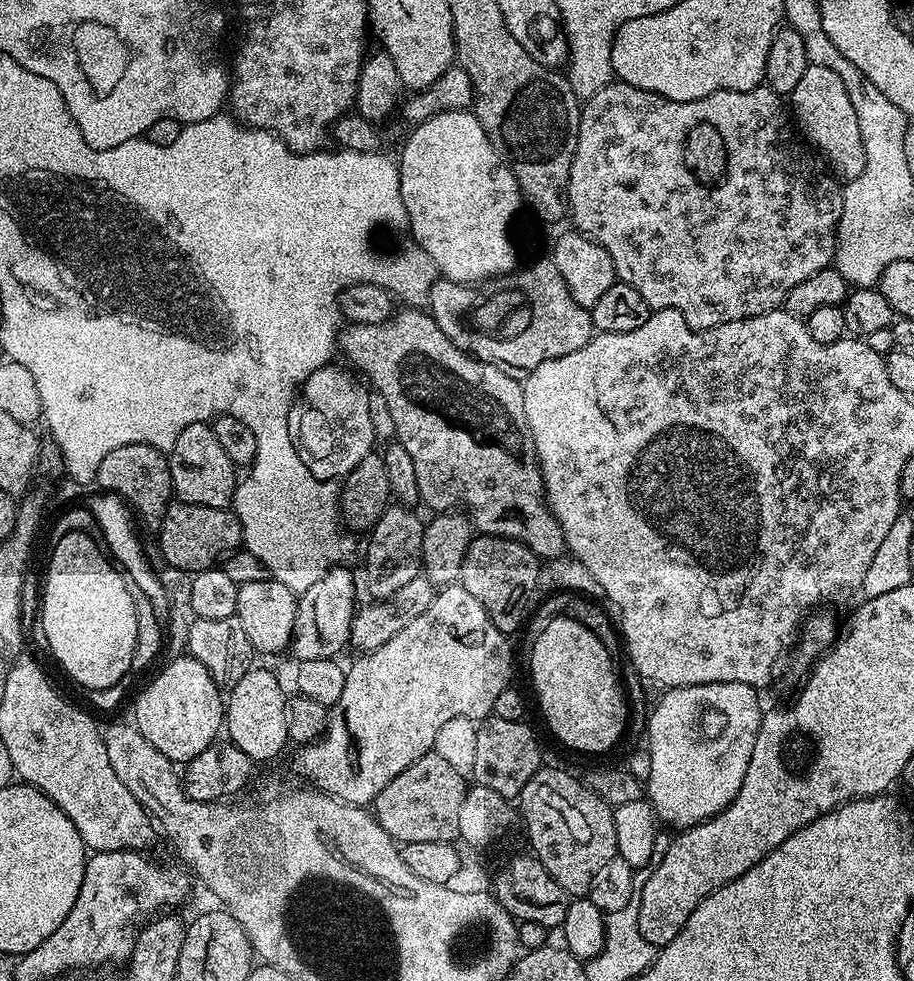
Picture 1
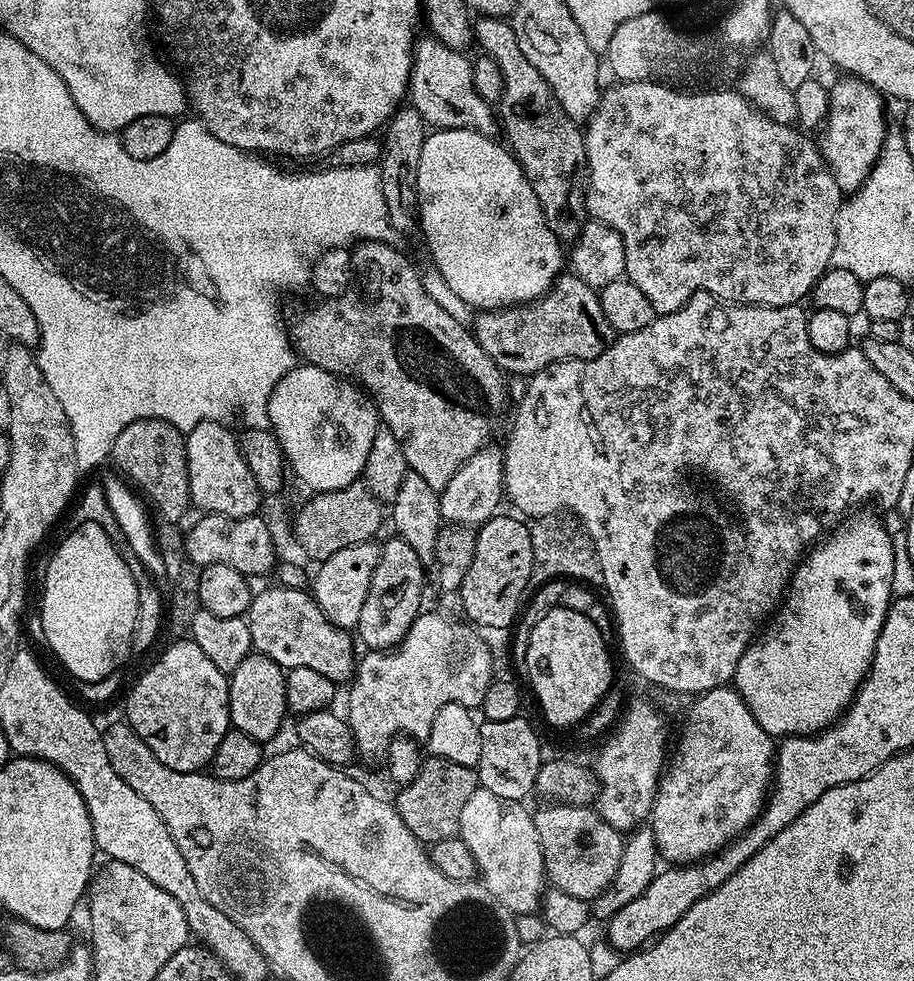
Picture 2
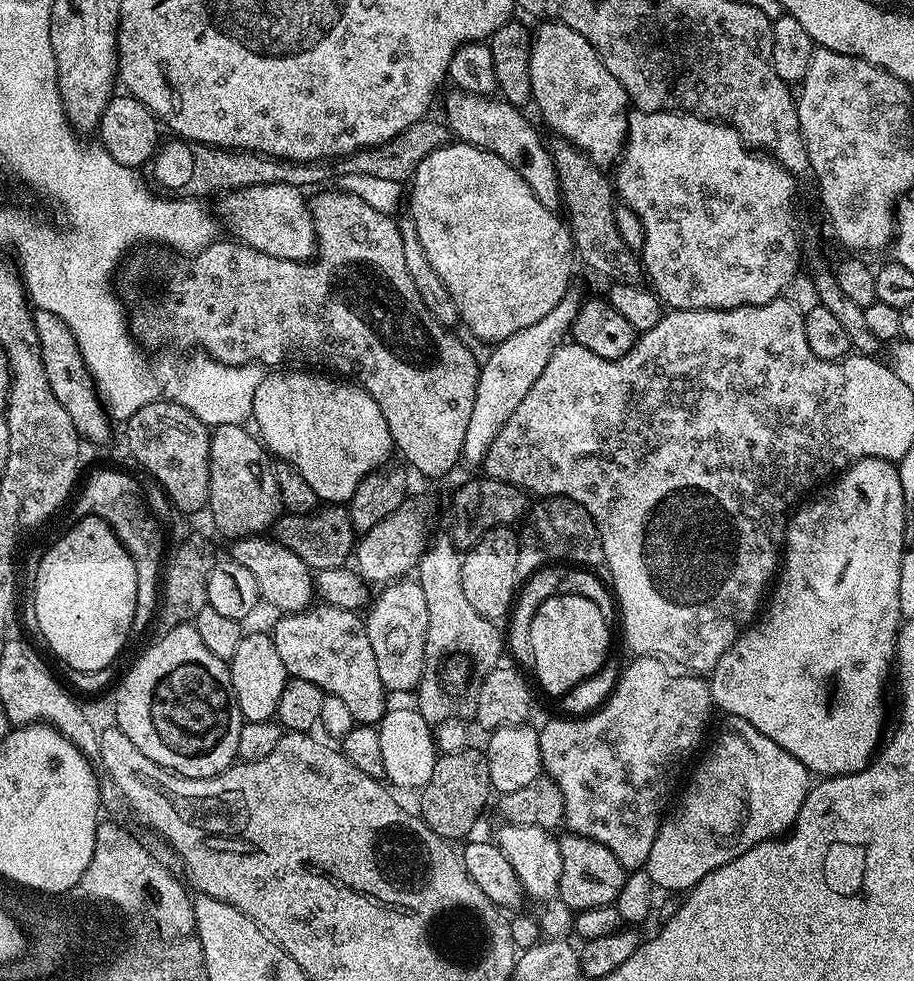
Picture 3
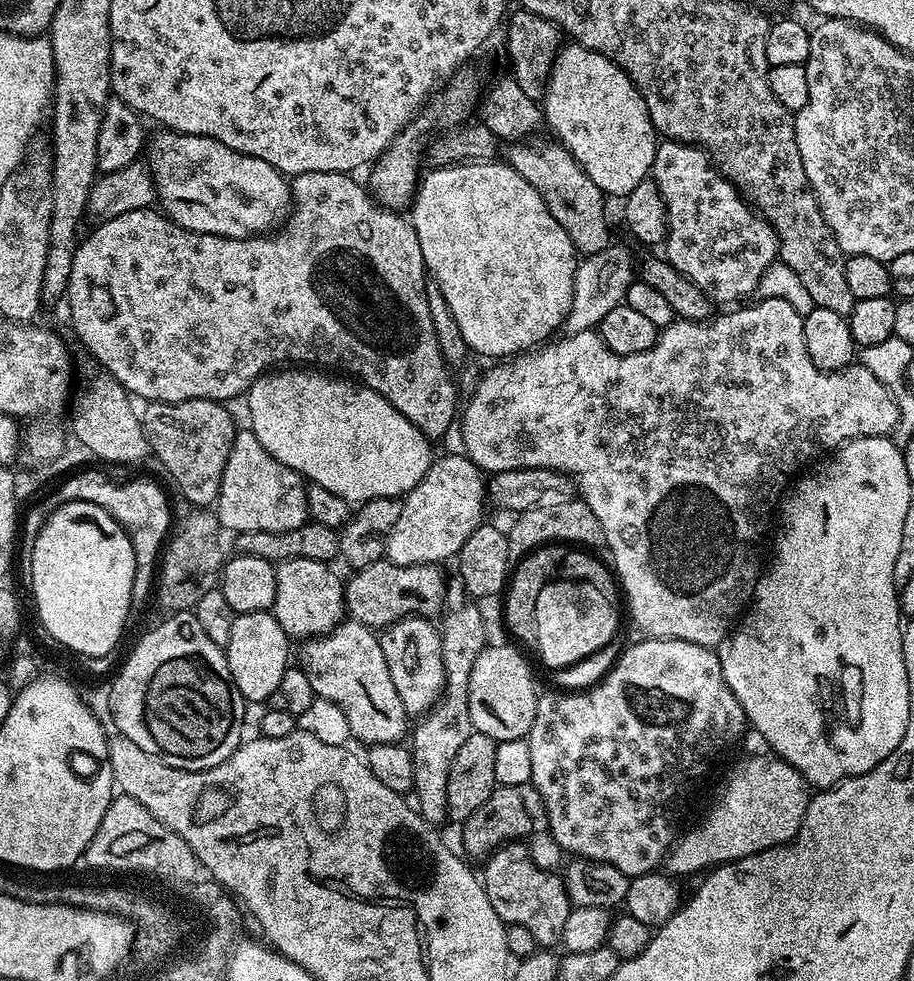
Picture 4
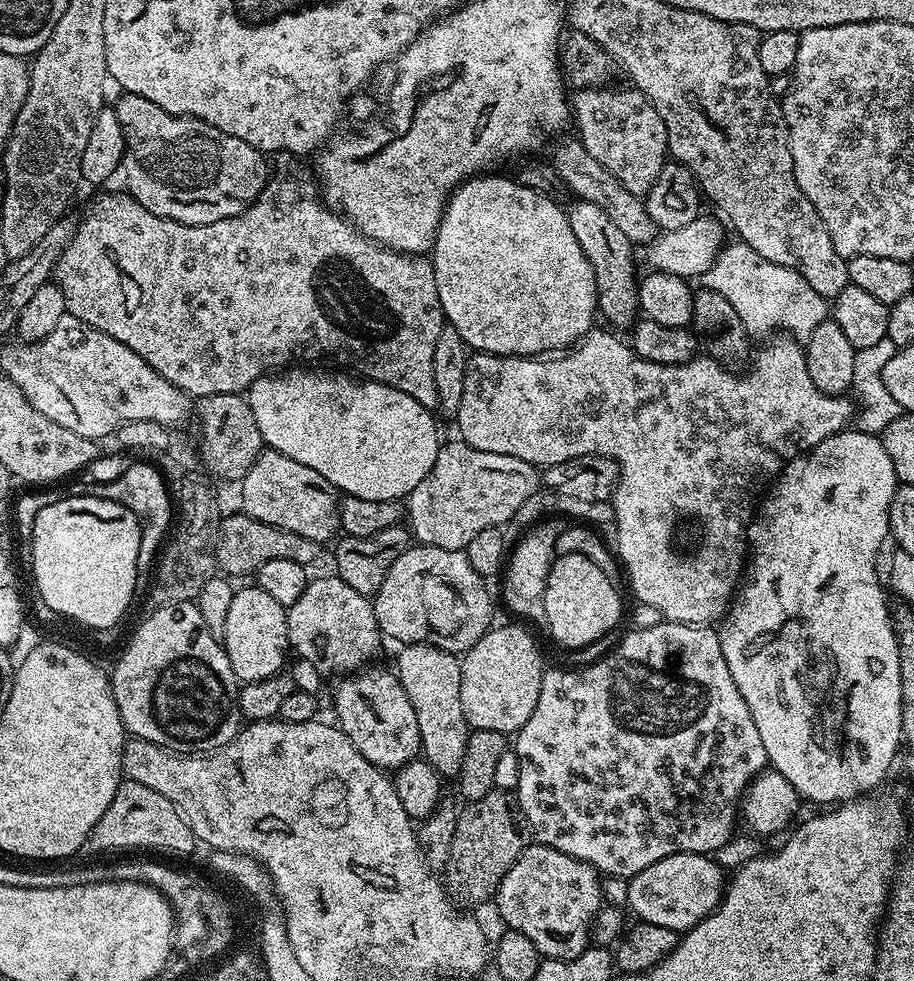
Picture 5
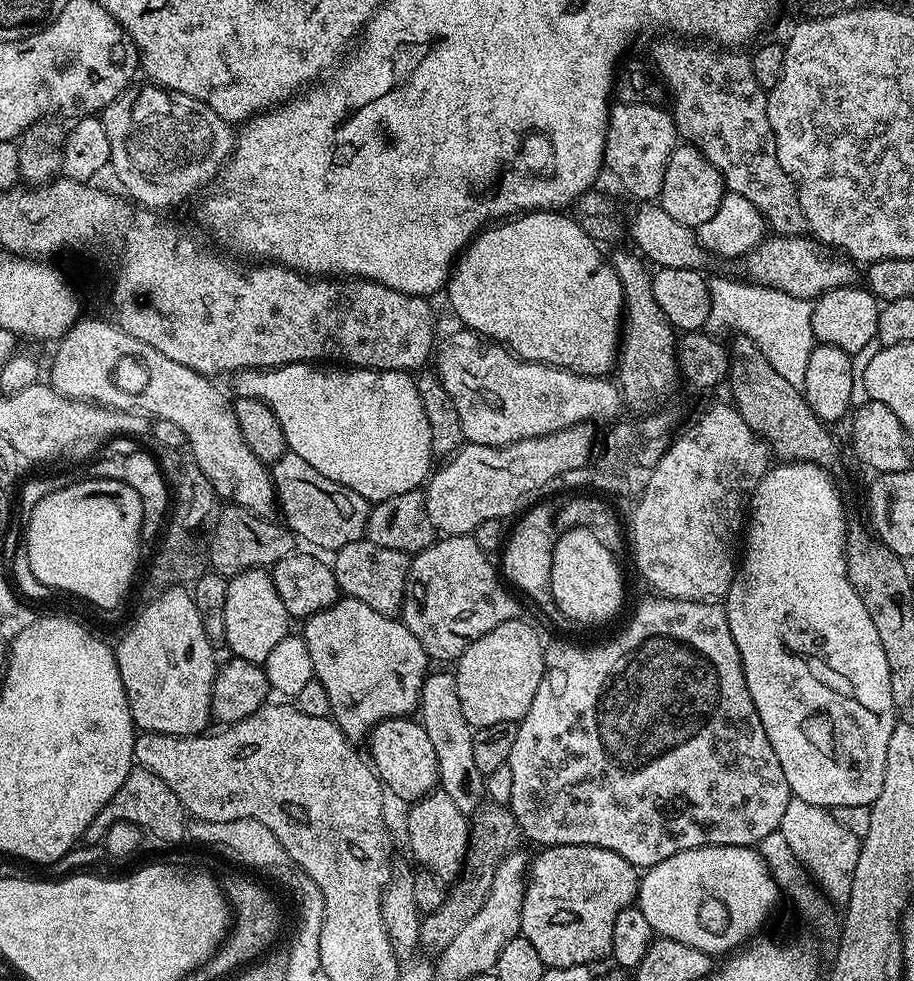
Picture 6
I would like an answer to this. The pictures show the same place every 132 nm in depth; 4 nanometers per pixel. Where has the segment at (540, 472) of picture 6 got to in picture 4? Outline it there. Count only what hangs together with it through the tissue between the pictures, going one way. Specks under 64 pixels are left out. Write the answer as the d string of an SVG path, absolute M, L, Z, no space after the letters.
M467 455L444 456L433 459L430 470L418 486L403 497L402 514L392 524L386 537L386 559L398 566L439 564L459 557L462 546L470 534L485 519L486 476Z

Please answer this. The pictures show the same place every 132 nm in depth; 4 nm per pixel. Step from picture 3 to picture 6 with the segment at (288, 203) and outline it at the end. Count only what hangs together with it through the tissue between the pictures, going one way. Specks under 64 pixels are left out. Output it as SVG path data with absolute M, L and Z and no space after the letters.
M151 82L145 85L145 88L129 87L102 113L106 139L110 141L110 168L116 171L121 186L137 205L148 210L176 208L221 175L226 161L234 151L234 128L228 121L218 118L210 106L186 94L169 92L167 88Z

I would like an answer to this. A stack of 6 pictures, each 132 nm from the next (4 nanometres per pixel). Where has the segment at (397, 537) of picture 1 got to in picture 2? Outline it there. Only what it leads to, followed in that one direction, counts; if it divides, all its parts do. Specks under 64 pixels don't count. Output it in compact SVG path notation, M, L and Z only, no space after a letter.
M399 538L380 544L378 566L370 578L370 590L366 602L362 602L362 614L358 614L354 632L368 650L391 650L397 648L406 638L416 617L422 611L420 599L424 596L425 561L414 554L414 546Z

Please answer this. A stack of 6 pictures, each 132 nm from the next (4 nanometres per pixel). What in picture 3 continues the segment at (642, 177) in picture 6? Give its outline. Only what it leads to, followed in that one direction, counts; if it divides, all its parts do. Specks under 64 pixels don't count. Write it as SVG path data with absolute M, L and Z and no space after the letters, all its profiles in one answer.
M544 22L537 32L531 33L532 49L530 50L530 80L532 99L535 107L540 107L544 120L557 132L561 141L572 144L580 152L584 152L596 164L601 166L615 165L624 150L624 139L628 136L628 117L630 115L630 97L622 82L606 70L602 58L570 26L555 22Z

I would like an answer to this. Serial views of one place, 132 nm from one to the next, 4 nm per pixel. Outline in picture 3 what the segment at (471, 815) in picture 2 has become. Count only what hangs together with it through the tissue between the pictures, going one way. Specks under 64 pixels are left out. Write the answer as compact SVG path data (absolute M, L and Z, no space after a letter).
M505 823L498 832L499 845L518 875L525 897L534 902L534 915L541 933L549 939L563 939L574 928L574 912L559 899L562 876L562 854L559 841L553 833L542 827Z

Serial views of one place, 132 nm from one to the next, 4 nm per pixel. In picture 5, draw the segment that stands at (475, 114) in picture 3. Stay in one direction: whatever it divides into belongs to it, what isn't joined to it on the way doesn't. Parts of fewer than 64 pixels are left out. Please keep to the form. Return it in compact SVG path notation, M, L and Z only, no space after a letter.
M577 199L567 205L570 230L574 230L574 238L578 238L578 246L586 254L596 279L596 303L601 317L609 320L611 327L616 330L627 329L637 319L640 312L638 302L638 275L636 276L636 260L632 257L634 245L628 241L626 234L618 230L618 225L610 219L610 214L594 202Z

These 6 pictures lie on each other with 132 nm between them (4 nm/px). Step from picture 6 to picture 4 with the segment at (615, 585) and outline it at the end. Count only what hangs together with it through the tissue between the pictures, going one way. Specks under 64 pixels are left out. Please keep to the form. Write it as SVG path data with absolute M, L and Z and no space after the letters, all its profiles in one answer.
M553 578L539 591L534 617L537 644L534 652L548 668L568 668L600 652L616 636L616 607L601 592L581 580Z

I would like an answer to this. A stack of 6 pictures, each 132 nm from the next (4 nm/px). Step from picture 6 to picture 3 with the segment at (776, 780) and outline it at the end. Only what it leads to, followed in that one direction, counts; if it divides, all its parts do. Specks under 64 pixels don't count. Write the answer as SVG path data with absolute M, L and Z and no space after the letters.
M637 655L636 660L632 660L624 668L624 673L616 680L616 685L612 688L612 693L608 696L608 701L601 706L597 712L592 712L589 716L580 716L577 720L548 720L544 725L539 725L540 749L542 750L543 771L558 786L562 794L564 803L564 824L567 831L574 836L590 838L594 842L602 842L614 858L625 870L640 870L647 865L650 858L650 850L654 846L654 838L660 829L660 821L664 819L669 811L670 804L668 799L672 796L672 791L676 788L676 783L680 780L680 771L684 768L684 763L692 756L692 751L704 740L704 731L708 728L708 719L714 713L712 703L712 689L707 679L701 678L696 674L680 674L684 676L675 676L669 665L663 659L655 656Z

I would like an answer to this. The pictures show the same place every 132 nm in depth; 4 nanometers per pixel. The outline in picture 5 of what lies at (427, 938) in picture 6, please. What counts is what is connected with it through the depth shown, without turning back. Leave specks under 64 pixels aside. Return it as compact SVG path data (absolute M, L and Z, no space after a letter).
M493 790L482 798L465 803L459 809L450 842L450 858L442 869L448 895L457 905L484 904L495 897L506 870L526 847L526 828L518 815L518 805L507 792Z

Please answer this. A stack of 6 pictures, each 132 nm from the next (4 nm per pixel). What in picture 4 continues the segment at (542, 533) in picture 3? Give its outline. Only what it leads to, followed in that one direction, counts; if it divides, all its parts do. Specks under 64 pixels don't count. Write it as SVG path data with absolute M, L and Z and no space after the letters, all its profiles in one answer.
M558 493L550 494L539 504L519 513L511 526L507 527L509 541L509 555L513 564L519 562L525 555L531 553L537 546L546 543L573 544L578 542L581 547L595 548L605 545L605 535L598 518L595 517L590 506L578 496L564 496Z

